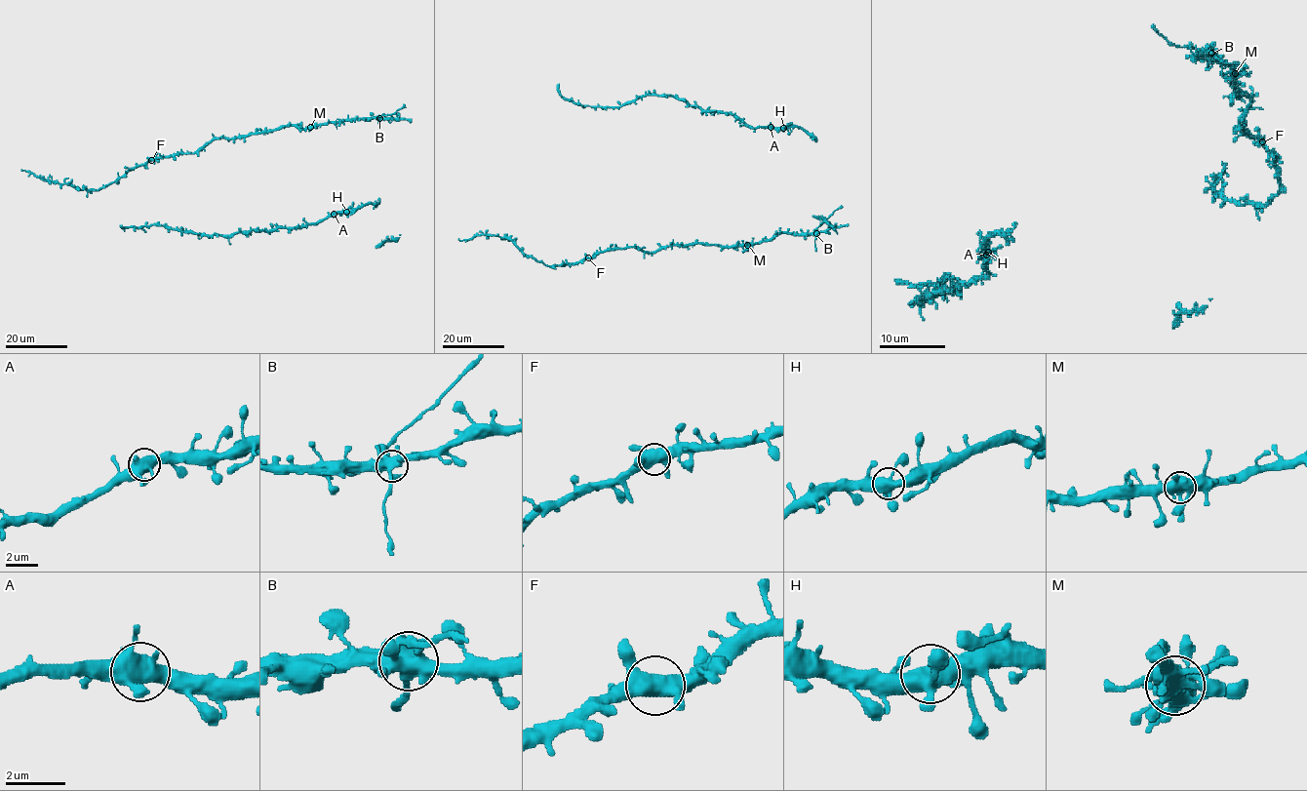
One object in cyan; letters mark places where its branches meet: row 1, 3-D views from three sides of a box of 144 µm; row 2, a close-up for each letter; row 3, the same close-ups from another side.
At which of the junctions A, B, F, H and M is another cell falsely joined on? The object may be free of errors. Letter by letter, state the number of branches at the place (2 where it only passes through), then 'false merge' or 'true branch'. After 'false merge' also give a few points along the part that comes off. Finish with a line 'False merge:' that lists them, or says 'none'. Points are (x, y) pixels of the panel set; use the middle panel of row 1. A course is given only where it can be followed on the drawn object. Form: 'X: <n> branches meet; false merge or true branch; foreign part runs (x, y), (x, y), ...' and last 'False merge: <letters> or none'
A: 4 branches meet; true branch
B: 7 branches meet; false merge; foreign part runs (816, 234), (815, 230), (841, 206)
F: 5 branches meet; true branch
H: 5 branches meet; true branch
M: 5 branches meet; true branch
False merge: B

